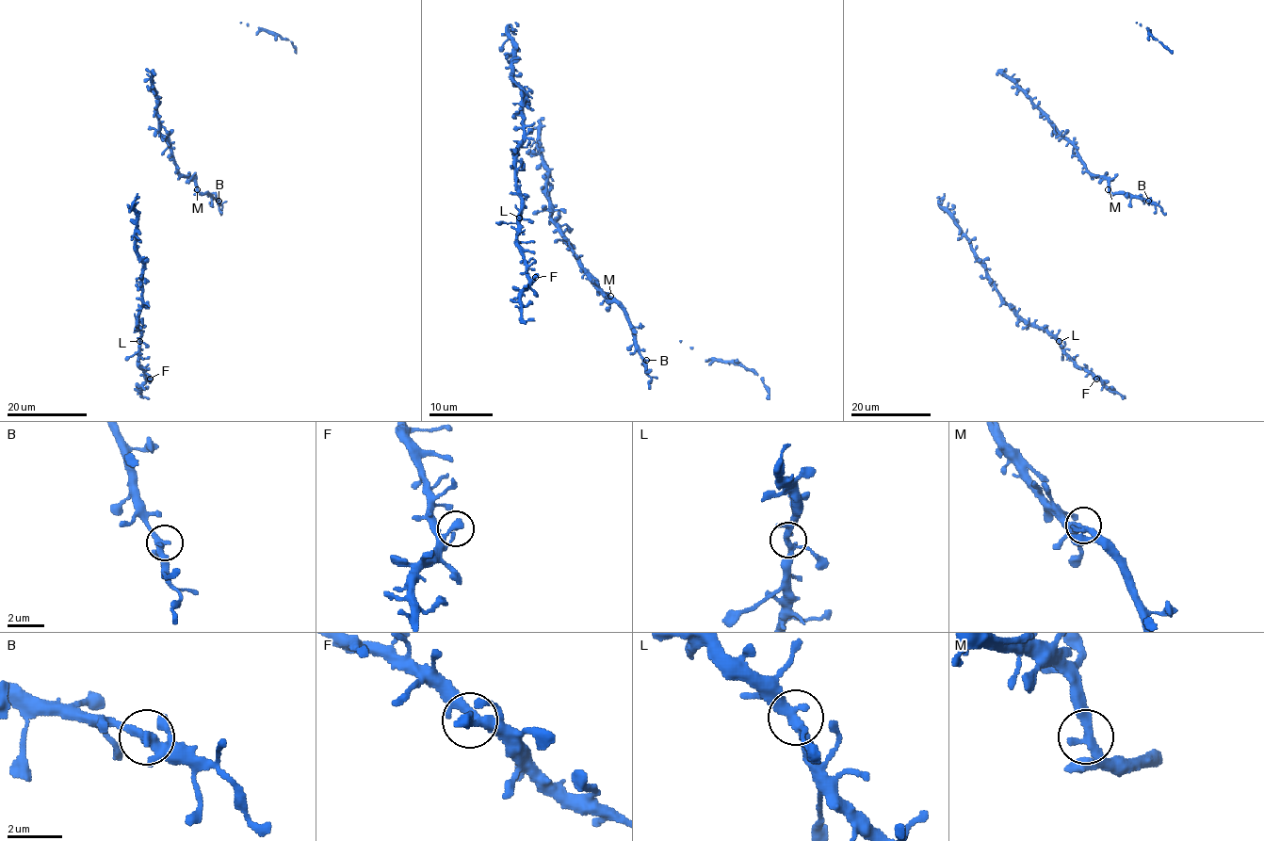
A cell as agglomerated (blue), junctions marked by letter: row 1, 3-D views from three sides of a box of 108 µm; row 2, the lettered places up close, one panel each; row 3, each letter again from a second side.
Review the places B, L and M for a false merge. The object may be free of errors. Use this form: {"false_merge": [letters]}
{"false_merge": []}

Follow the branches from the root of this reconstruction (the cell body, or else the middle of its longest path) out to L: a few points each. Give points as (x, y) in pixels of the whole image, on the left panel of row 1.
L: (129, 205), (136, 216), (136, 253), (143, 264), (141, 309), (137, 316), (139, 341)

